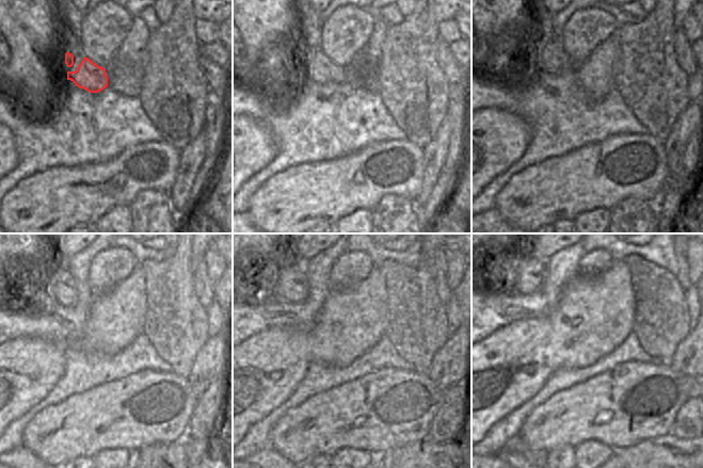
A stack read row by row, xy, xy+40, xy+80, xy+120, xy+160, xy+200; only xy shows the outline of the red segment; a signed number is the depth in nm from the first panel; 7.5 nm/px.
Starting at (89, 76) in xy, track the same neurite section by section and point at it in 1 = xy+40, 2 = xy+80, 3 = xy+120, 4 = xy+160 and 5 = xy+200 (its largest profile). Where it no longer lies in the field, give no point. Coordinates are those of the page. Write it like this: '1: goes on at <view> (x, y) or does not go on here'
1: goes on at xy+40 (313, 61)
2: goes on at xy+80 (550, 58)
3: goes on at xy+120 (51, 280)
4: goes on at xy+160 (288, 283)
5: goes on at xy+200 (526, 275)

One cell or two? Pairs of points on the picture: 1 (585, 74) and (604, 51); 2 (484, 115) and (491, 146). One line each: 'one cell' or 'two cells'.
1: one cell
2: one cell

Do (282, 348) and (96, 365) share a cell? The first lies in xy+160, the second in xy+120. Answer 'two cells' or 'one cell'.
two cells

